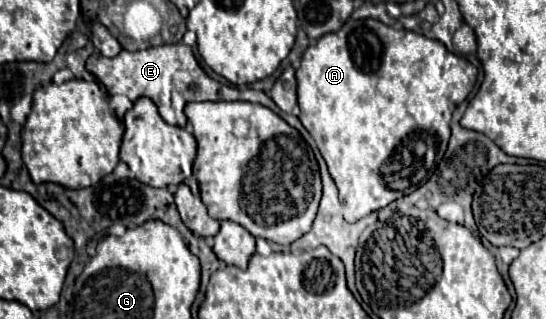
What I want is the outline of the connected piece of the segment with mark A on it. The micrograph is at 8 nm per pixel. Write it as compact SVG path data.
M365 18L345 22L341 30L309 44L301 56L295 78L301 110L299 120L315 138L329 166L329 174L339 188L339 200L345 208L345 220L357 222L369 212L411 194L433 174L435 164L447 150L451 114L473 90L477 68L465 56L449 52L439 40Z

